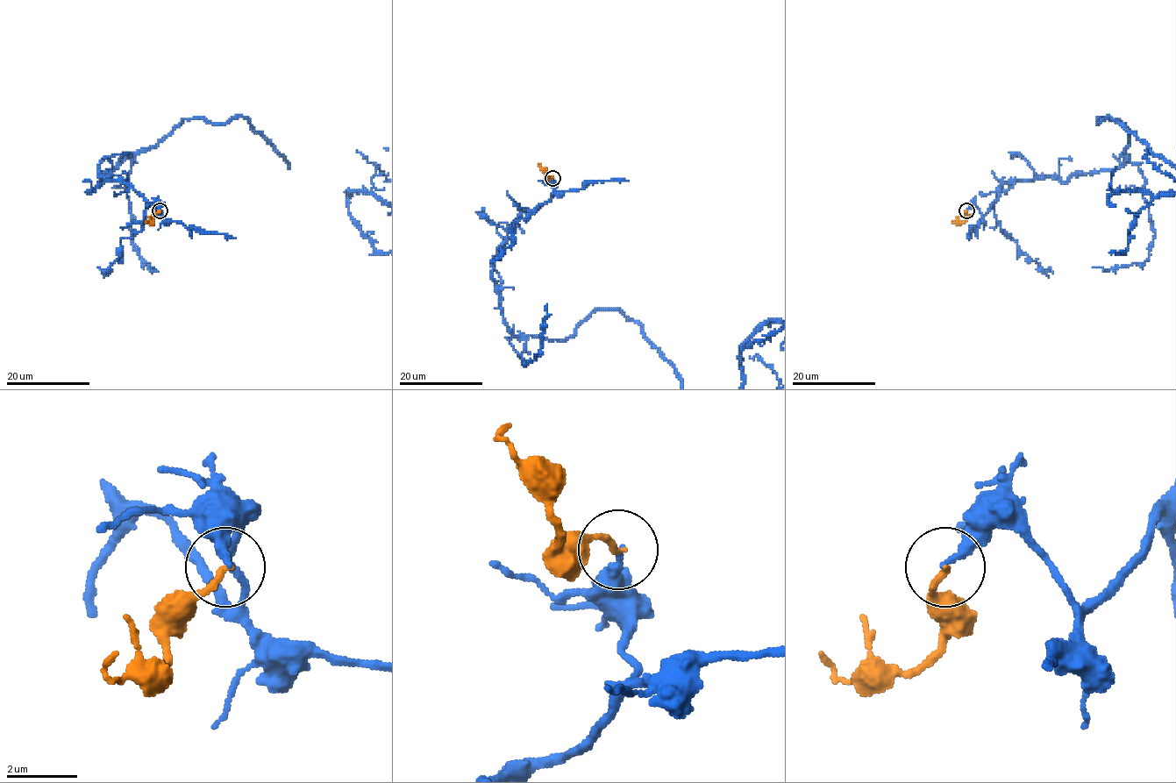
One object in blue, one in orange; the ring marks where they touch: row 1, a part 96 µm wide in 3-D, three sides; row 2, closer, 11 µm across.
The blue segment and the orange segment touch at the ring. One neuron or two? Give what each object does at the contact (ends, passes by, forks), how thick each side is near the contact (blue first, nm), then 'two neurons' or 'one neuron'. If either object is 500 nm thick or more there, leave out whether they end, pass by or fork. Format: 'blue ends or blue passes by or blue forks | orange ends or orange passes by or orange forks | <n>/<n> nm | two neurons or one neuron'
blue ends | orange ends | 260/180 nm | two neurons

